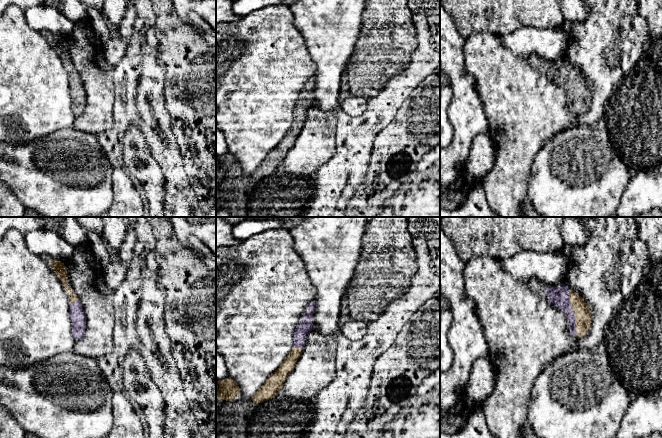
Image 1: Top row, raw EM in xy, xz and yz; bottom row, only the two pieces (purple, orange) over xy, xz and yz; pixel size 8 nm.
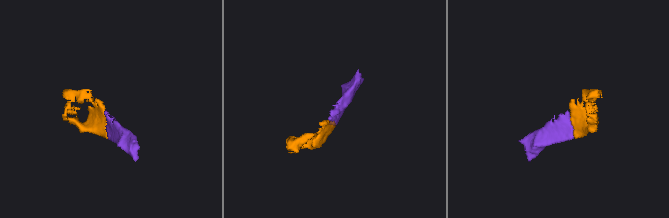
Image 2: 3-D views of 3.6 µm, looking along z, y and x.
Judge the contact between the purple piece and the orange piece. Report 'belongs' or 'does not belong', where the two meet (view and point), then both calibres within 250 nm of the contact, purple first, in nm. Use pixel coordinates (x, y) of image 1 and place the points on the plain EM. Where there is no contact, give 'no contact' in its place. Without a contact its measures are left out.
belongs; meets purple in yz at (574, 89); 160 nm thick on the purple side, 130 nm on the other

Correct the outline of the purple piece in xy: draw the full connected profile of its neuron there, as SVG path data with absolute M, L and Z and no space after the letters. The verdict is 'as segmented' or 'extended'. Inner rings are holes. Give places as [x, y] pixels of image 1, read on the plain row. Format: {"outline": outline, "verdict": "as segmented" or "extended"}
{"outline": "M53 35L48 36L52 40L52 44L55 50L62 57L66 67L68 68L70 80L70 94L72 99L72 110L76 117L80 116L83 113L83 110L86 105L86 93L84 90L84 85L81 81L79 74L72 67L72 65L67 59L68 51L66 45L64 44L64 39Z", "verdict": "extended"}

